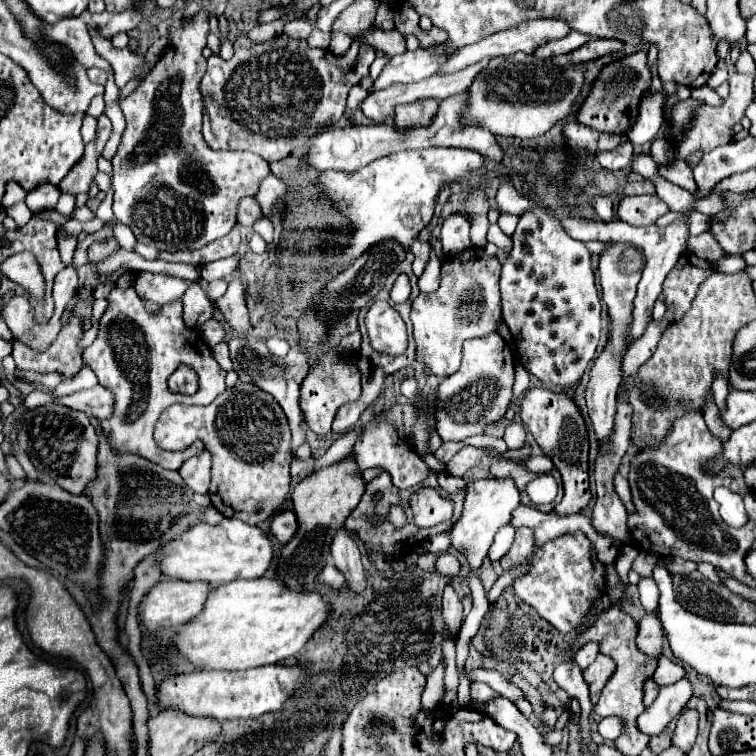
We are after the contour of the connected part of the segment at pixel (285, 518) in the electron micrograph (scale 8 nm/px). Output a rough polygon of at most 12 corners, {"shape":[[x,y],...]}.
{"shape":[[293,511],[271,519],[271,533],[281,545],[289,543],[297,531]]}

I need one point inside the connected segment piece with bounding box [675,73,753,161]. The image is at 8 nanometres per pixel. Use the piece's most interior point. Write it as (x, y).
(713, 126)

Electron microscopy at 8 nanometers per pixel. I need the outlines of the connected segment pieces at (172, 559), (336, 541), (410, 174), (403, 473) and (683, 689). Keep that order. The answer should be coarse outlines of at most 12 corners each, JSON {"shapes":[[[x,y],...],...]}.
{"shapes":[[[239,519],[199,523],[159,551],[161,571],[225,585],[259,579],[271,537]],[[345,527],[333,535],[331,557],[353,591],[365,589],[361,549]],[[429,147],[381,157],[321,187],[353,225],[349,263],[397,241],[429,259],[417,235],[445,183],[483,169],[473,149]],[[369,423],[353,447],[361,469],[383,467],[397,489],[427,465],[389,423]],[[691,681],[665,685],[637,725],[661,733],[691,699]]]}

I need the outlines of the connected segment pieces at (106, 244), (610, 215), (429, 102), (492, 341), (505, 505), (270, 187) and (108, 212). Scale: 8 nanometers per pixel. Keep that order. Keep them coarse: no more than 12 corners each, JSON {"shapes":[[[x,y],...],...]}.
{"shapes":[[[115,237],[93,243],[87,251],[91,263],[105,261],[121,247]],[[608,196],[597,197],[595,212],[605,222],[613,220],[615,212]],[[419,99],[395,111],[395,127],[427,125],[435,99]],[[497,333],[463,343],[435,391],[441,441],[497,423],[515,361]],[[439,475],[445,491],[465,489],[451,543],[469,561],[473,599],[485,599],[479,567],[497,529],[509,525],[513,479],[465,481]],[[273,173],[261,179],[259,201],[263,213],[271,215],[285,183]],[[112,188],[107,191],[95,216],[108,223],[114,217]]]}

